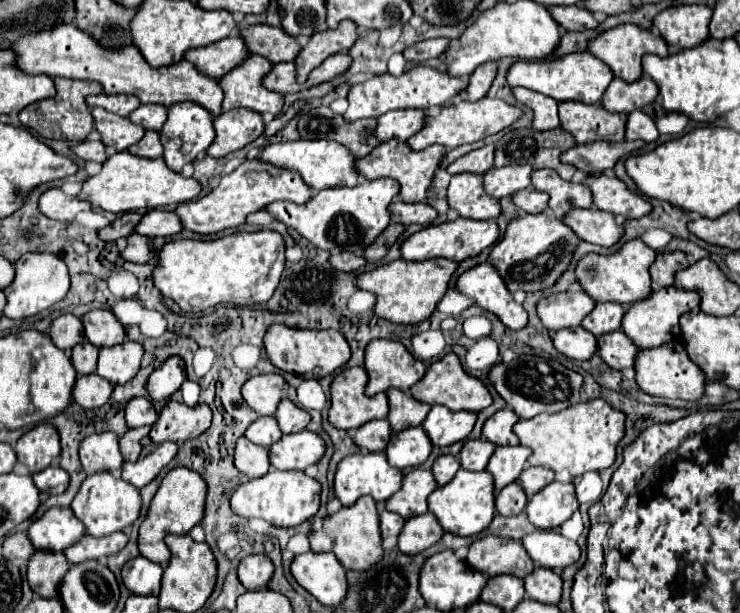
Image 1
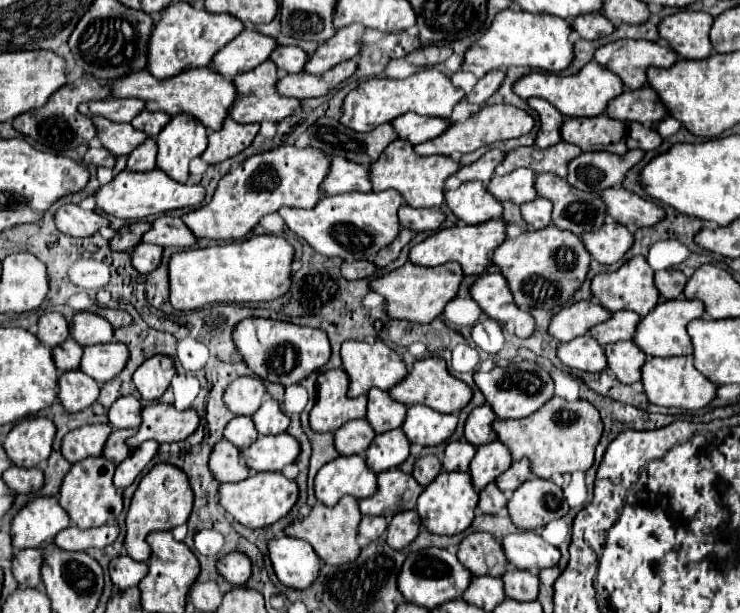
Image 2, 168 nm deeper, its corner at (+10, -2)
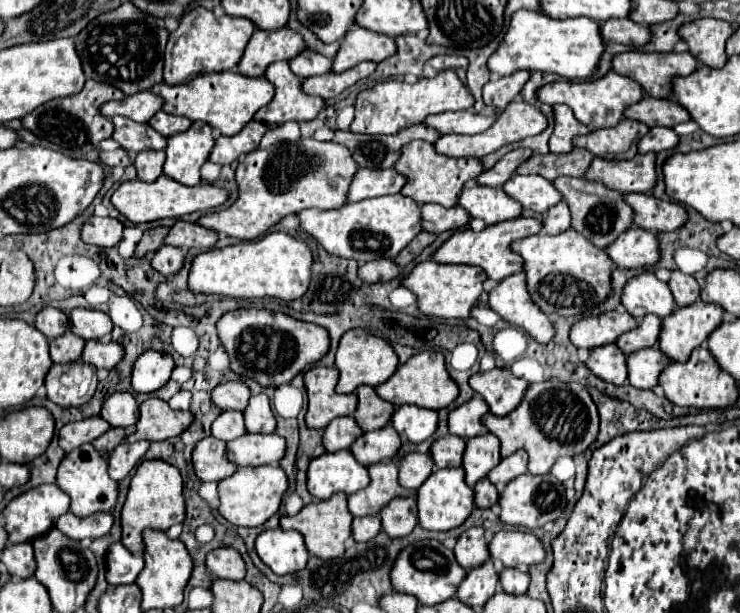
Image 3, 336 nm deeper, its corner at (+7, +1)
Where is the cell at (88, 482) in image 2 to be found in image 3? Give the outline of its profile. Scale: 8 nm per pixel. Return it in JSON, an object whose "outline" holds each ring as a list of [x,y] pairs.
{"outline":[[[93,444],[79,446],[71,450],[61,460],[57,468],[57,486],[71,496],[71,512],[75,516],[91,516],[95,512],[111,512],[117,502],[117,482],[113,482],[107,474],[107,460],[93,448]]]}

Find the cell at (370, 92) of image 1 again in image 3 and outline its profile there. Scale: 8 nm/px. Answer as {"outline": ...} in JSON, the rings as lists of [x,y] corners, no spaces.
{"outline":[[[453,70],[439,72],[435,78],[421,78],[415,84],[407,84],[403,80],[387,80],[359,92],[355,102],[355,120],[349,130],[355,134],[397,134],[407,126],[423,124],[431,114],[441,114],[447,110],[467,110],[473,104],[473,96],[461,84]]]}

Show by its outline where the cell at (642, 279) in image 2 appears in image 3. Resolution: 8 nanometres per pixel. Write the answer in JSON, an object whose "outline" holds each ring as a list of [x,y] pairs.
{"outline":[[[643,272],[627,282],[623,290],[623,306],[639,322],[643,314],[655,314],[665,318],[673,314],[675,300],[667,284],[655,278],[653,272]]]}

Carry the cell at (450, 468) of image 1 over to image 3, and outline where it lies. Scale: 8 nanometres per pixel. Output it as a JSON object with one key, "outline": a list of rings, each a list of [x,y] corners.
{"outline":[[[411,452],[399,460],[399,482],[409,490],[419,488],[431,472],[433,472],[433,460],[429,458],[429,454]]]}

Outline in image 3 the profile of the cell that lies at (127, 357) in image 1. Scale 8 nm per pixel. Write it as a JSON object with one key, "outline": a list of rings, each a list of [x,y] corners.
{"outline":[[[89,340],[83,348],[81,360],[95,366],[111,370],[117,366],[117,362],[123,358],[123,348],[117,342],[101,342],[101,340]]]}

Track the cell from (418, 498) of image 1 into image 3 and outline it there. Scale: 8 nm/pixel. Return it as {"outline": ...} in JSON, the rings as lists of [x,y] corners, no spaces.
{"outline":[[[377,462],[367,466],[371,482],[367,488],[351,494],[347,498],[349,510],[353,516],[369,516],[369,514],[379,514],[379,510],[393,498],[399,496],[409,496],[415,494],[415,490],[405,490],[397,476],[399,470],[395,462]]]}

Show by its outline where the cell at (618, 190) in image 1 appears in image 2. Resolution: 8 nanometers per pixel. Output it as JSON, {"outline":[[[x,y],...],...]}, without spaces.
{"outline":[[[620,185],[600,191],[600,197],[608,209],[608,215],[612,215],[622,225],[650,227],[664,217],[664,211],[656,203],[642,199]]]}

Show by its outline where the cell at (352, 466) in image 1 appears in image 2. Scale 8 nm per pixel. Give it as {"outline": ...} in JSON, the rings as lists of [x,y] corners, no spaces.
{"outline":[[[362,455],[338,457],[318,471],[314,491],[320,503],[334,507],[344,495],[356,499],[372,497],[378,491],[378,475],[374,475]]]}

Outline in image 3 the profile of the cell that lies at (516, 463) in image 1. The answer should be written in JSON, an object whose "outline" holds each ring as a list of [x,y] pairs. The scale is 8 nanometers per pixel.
{"outline":[[[481,434],[467,440],[463,452],[463,470],[465,482],[473,486],[477,480],[485,478],[491,468],[495,468],[501,460],[499,440],[493,434]]]}

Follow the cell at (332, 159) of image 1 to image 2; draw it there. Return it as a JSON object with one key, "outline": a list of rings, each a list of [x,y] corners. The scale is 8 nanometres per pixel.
{"outline":[[[330,155],[330,171],[326,181],[322,181],[322,195],[338,195],[348,191],[372,191],[368,167],[354,165],[338,155]]]}

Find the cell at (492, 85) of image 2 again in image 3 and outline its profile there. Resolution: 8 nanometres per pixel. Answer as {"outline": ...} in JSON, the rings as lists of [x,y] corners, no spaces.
{"outline":[[[521,70],[521,72],[515,72],[511,76],[491,78],[491,82],[483,88],[485,104],[493,104],[497,110],[503,110],[509,102],[513,102],[521,94],[529,76],[531,76],[529,72]]]}

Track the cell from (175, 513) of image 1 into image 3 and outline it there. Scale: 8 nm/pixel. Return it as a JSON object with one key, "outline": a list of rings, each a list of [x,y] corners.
{"outline":[[[143,460],[131,478],[129,492],[121,510],[121,528],[123,536],[121,542],[127,546],[129,552],[133,554],[143,554],[143,538],[141,532],[145,528],[153,530],[167,530],[173,524],[183,522],[185,518],[185,500],[183,500],[183,480],[181,474],[175,466],[167,464],[165,460]]]}

